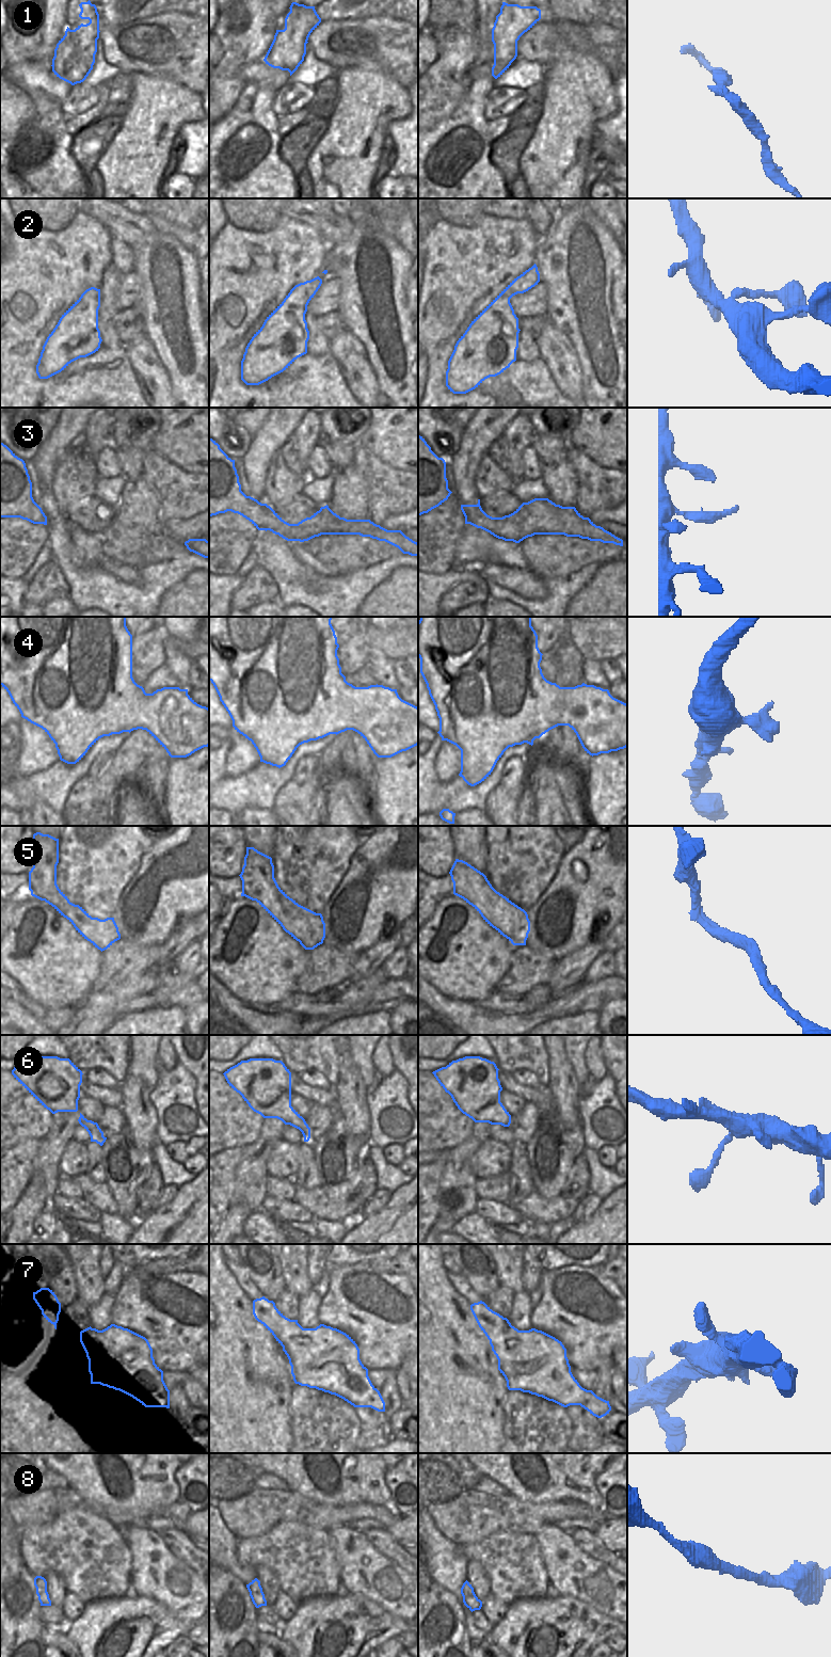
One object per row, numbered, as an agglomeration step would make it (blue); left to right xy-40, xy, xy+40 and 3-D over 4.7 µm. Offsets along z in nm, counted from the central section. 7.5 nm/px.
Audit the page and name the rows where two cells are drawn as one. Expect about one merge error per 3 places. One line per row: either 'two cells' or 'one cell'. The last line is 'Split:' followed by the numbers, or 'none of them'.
1: two cells
2: one cell
3: one cell
4: one cell
5: one cell
6: one cell
7: one cell
8: one cell
Split: 1

